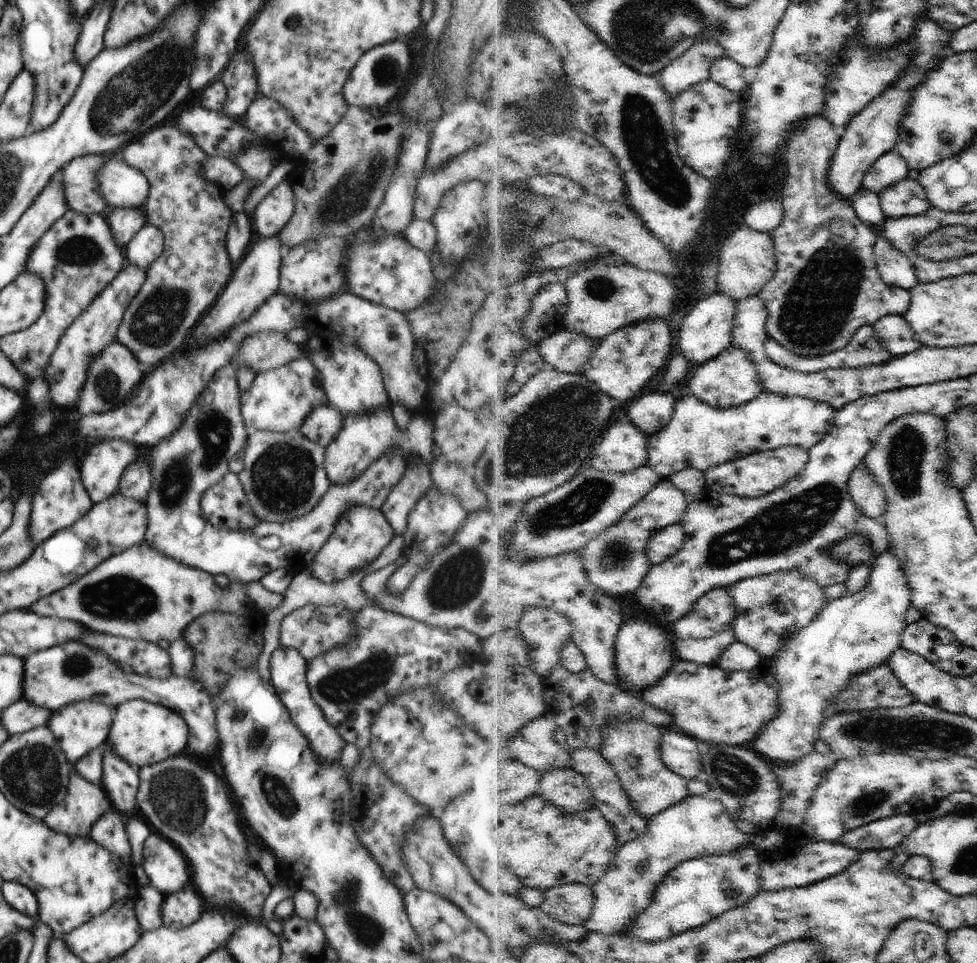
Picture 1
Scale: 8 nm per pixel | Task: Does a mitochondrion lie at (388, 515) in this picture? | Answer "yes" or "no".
no

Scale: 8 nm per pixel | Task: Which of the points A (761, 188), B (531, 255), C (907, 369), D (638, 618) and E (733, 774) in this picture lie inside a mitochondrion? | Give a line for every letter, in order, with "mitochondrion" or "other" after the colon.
A: other
B: other
C: other
D: other
E: mitochondrion

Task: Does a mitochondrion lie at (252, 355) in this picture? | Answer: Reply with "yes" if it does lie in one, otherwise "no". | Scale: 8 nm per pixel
no

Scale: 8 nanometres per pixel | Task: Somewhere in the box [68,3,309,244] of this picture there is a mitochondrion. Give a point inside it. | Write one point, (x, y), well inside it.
(100, 118)

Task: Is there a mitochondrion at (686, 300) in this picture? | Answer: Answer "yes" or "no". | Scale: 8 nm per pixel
no

